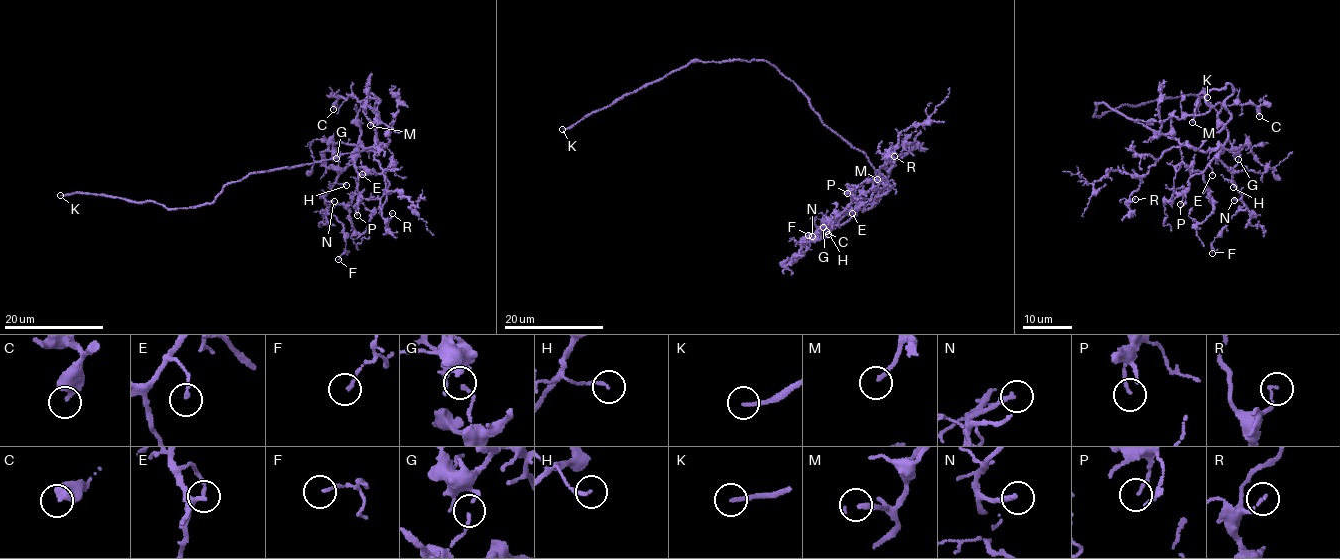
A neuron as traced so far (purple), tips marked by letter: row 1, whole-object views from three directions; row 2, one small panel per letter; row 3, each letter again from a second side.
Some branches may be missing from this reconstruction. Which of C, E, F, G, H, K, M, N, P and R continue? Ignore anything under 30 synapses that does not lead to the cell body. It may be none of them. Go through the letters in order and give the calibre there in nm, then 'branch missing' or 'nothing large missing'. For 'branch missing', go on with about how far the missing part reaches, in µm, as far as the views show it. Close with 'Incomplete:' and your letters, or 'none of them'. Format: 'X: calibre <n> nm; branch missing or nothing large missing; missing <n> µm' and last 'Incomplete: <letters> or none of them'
C: calibre 340 nm; nothing large missing
E: calibre 140 nm; nothing large missing
F: calibre 130 nm; nothing large missing
G: calibre 100 nm; nothing large missing
H: calibre 150 nm; nothing large missing
K: calibre 190 nm; branch missing; missing 6 µm
M: calibre 190 nm; branch missing; missing 15 µm
N: calibre 200 nm; nothing large missing
P: calibre 150 nm; nothing large missing
R: calibre 140 nm; nothing large missing
Incomplete: K, M

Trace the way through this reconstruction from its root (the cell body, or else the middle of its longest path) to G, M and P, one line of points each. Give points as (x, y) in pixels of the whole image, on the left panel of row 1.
G: (299, 166), (373, 146), (385, 146), (379, 144), (371, 150), (360, 146), (357, 155), (342, 169), (336, 158)
M: (299, 166), (385, 146), (380, 145), (364, 110), (369, 97), (374, 99), (379, 114), (370, 125)
P: (299, 166), (373, 146), (387, 146), (393, 156), (386, 172), (377, 173), (373, 168), (357, 179), (357, 215)

